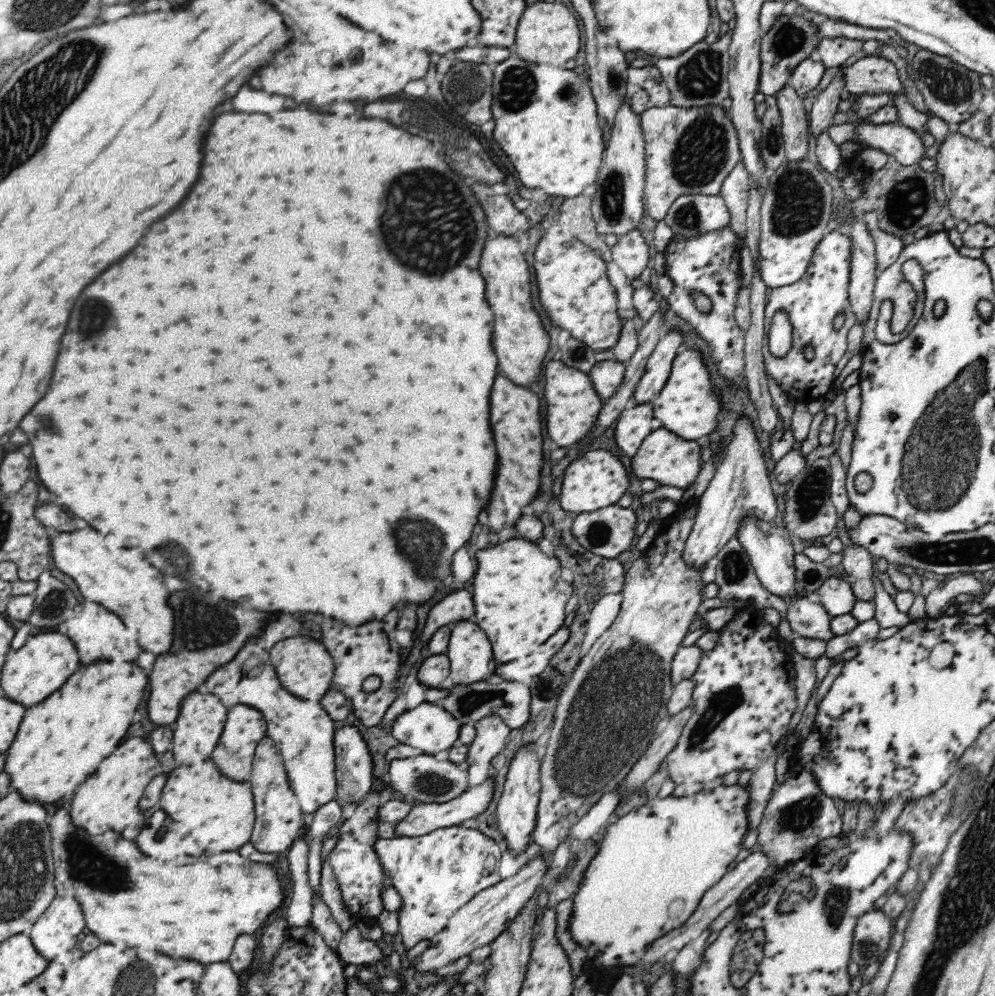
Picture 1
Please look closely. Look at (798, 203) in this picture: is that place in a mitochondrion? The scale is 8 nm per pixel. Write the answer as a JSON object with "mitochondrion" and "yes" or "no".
{"mitochondrion":"yes"}

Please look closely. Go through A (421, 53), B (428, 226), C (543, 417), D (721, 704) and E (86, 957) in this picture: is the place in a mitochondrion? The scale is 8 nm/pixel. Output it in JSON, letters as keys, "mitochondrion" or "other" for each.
{"A":"other","B":"mitochondrion","C":"other","D":"mitochondrion","E":"other"}

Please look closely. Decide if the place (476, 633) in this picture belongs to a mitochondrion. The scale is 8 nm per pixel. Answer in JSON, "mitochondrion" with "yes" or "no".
{"mitochondrion":"no"}

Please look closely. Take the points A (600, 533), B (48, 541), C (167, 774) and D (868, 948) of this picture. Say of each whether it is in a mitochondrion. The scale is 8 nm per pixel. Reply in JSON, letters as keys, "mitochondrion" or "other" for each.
{"A":"mitochondrion","B":"other","C":"other","D":"mitochondrion"}

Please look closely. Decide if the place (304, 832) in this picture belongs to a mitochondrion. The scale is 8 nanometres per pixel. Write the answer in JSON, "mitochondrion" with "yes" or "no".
{"mitochondrion":"no"}

